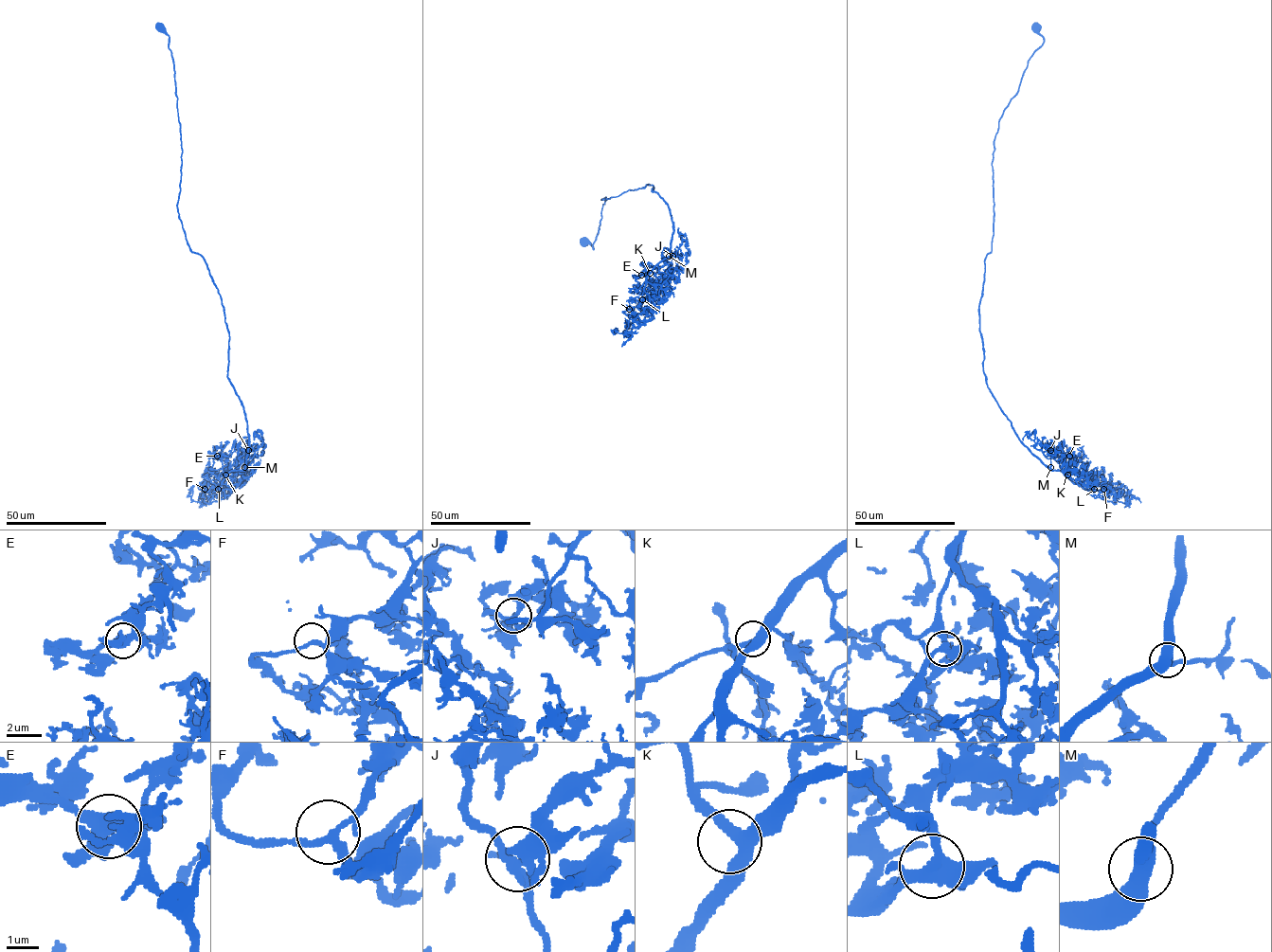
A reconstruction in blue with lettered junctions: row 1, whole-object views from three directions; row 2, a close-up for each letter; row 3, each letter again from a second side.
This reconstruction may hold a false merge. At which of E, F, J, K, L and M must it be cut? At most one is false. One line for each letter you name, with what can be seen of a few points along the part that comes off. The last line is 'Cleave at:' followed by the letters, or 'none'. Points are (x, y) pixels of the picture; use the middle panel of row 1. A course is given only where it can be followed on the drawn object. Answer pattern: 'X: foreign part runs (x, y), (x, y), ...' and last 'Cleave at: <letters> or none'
Cleave at: none

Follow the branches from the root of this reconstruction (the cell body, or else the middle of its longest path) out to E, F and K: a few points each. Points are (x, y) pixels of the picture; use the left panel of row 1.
E: (158, 26), (180, 126), (177, 211), (220, 296), (227, 379), (246, 422), (245, 467), (225, 475), (216, 456)
F: (158, 26), (169, 37), (180, 126), (177, 211), (220, 296), (227, 379), (248, 436), (245, 467), (205, 489)
K: (158, 26), (169, 37), (180, 126), (177, 211), (220, 296), (227, 379), (246, 422), (245, 467), (225, 475)

